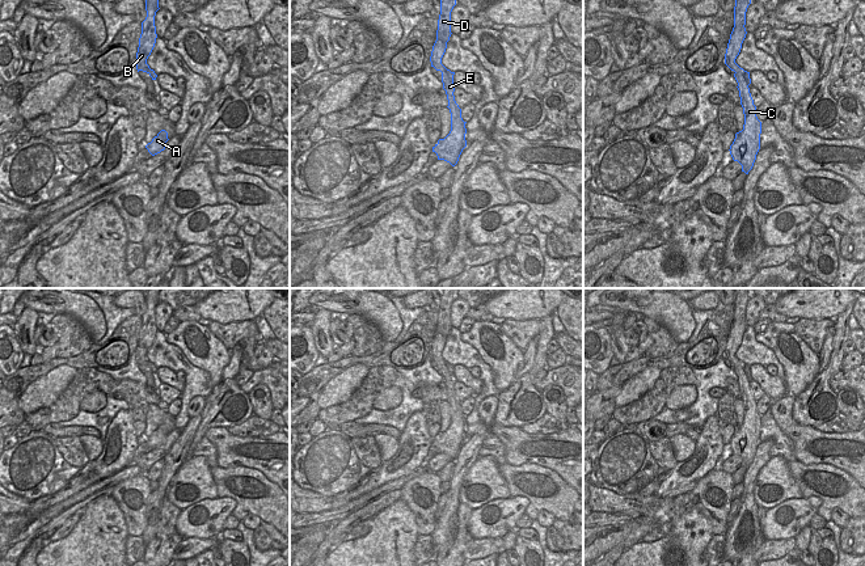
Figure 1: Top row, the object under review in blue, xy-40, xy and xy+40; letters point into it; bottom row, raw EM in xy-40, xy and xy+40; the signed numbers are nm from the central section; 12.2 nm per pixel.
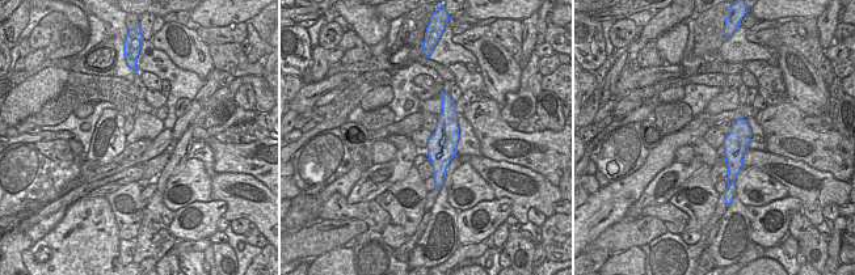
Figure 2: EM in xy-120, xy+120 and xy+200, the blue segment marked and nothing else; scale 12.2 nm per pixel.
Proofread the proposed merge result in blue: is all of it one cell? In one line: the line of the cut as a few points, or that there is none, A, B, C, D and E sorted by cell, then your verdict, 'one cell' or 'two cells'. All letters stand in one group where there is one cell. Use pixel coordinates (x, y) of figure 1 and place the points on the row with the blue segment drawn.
no cut | A B C D E | one cell

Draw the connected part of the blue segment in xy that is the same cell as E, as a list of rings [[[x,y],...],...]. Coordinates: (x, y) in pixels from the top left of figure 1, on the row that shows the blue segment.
[[[440,0],[440,14],[438,20],[436,41],[432,46],[430,62],[431,67],[442,72],[443,89],[446,90],[448,100],[448,109],[451,113],[451,131],[444,139],[439,139],[432,147],[432,152],[436,153],[438,160],[444,160],[455,166],[463,149],[467,147],[465,140],[465,123],[461,118],[461,109],[455,101],[455,84],[453,75],[442,64],[442,58],[447,48],[447,42],[451,37],[451,12],[456,5],[456,0]]]

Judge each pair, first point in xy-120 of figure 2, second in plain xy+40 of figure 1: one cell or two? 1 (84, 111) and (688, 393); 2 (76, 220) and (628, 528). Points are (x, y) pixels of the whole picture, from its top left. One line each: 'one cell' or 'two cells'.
1: one cell
2: two cells

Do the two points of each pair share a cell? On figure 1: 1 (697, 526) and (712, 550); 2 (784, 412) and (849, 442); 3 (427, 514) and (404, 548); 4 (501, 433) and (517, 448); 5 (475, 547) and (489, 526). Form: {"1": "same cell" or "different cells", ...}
{"1": "different cells", "2": "same cell", "3": "different cells", "4": "same cell", "5": "different cells"}

